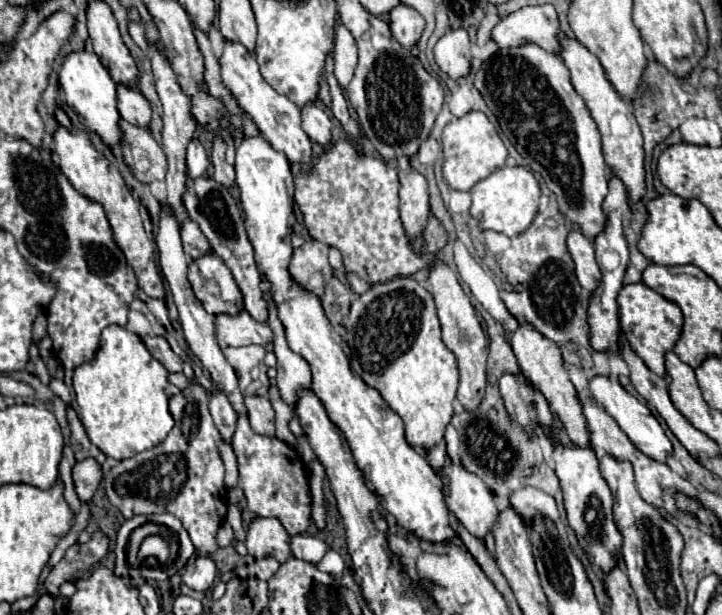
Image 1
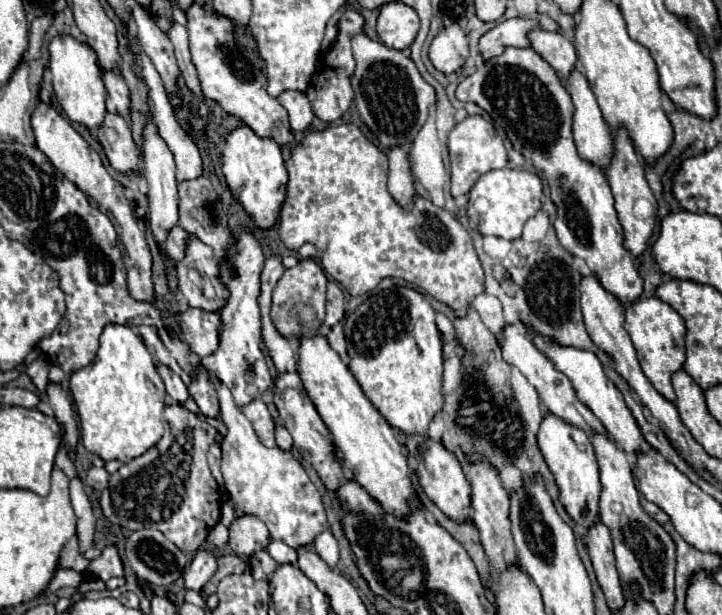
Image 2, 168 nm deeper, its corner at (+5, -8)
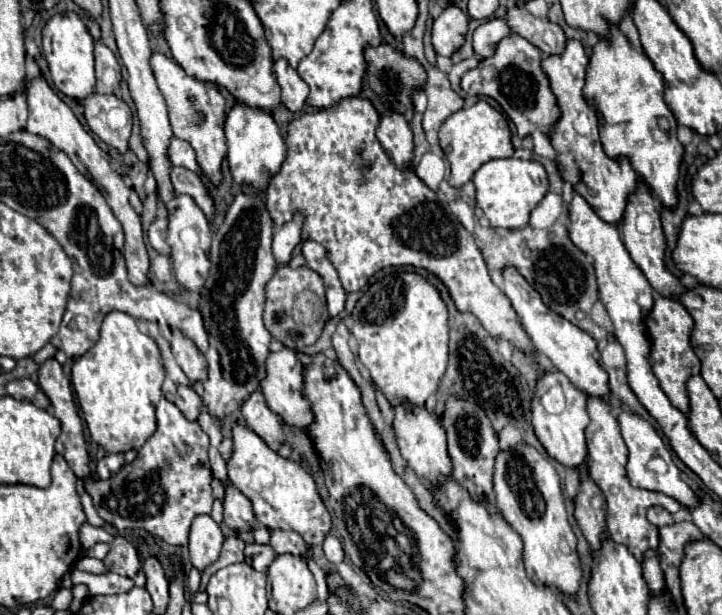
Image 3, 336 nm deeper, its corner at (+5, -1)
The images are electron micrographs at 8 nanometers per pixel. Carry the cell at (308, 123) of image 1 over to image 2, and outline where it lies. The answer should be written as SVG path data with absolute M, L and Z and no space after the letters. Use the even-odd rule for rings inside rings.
M283 92L279 96L281 106L289 112L289 122L295 132L307 132L311 126L311 120L315 118L309 100L303 92Z

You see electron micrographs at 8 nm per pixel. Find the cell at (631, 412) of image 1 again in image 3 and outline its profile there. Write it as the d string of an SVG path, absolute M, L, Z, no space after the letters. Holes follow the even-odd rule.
M505 267L501 271L503 277L503 291L509 297L513 309L519 315L519 321L523 325L523 329L527 331L533 347L541 353L547 355L553 363L553 367L557 371L561 371L563 375L569 377L569 381L583 393L587 395L597 395L597 397L605 397L609 393L609 383L607 383L607 373L605 369L601 369L597 357L597 343L595 339L585 333L583 329L579 329L577 325L573 325L571 321L567 321L565 317L557 315L555 311L551 311L541 295L525 281L525 277L515 269L515 267Z

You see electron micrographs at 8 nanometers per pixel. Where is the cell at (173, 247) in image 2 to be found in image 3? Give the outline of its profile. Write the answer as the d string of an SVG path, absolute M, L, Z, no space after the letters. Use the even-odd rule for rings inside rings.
M157 217L157 219L151 223L149 231L147 231L147 237L149 237L151 247L153 247L157 253L161 253L161 255L169 255L169 245L167 245L167 241L165 241L165 231L167 231L167 219L163 219L163 217Z

